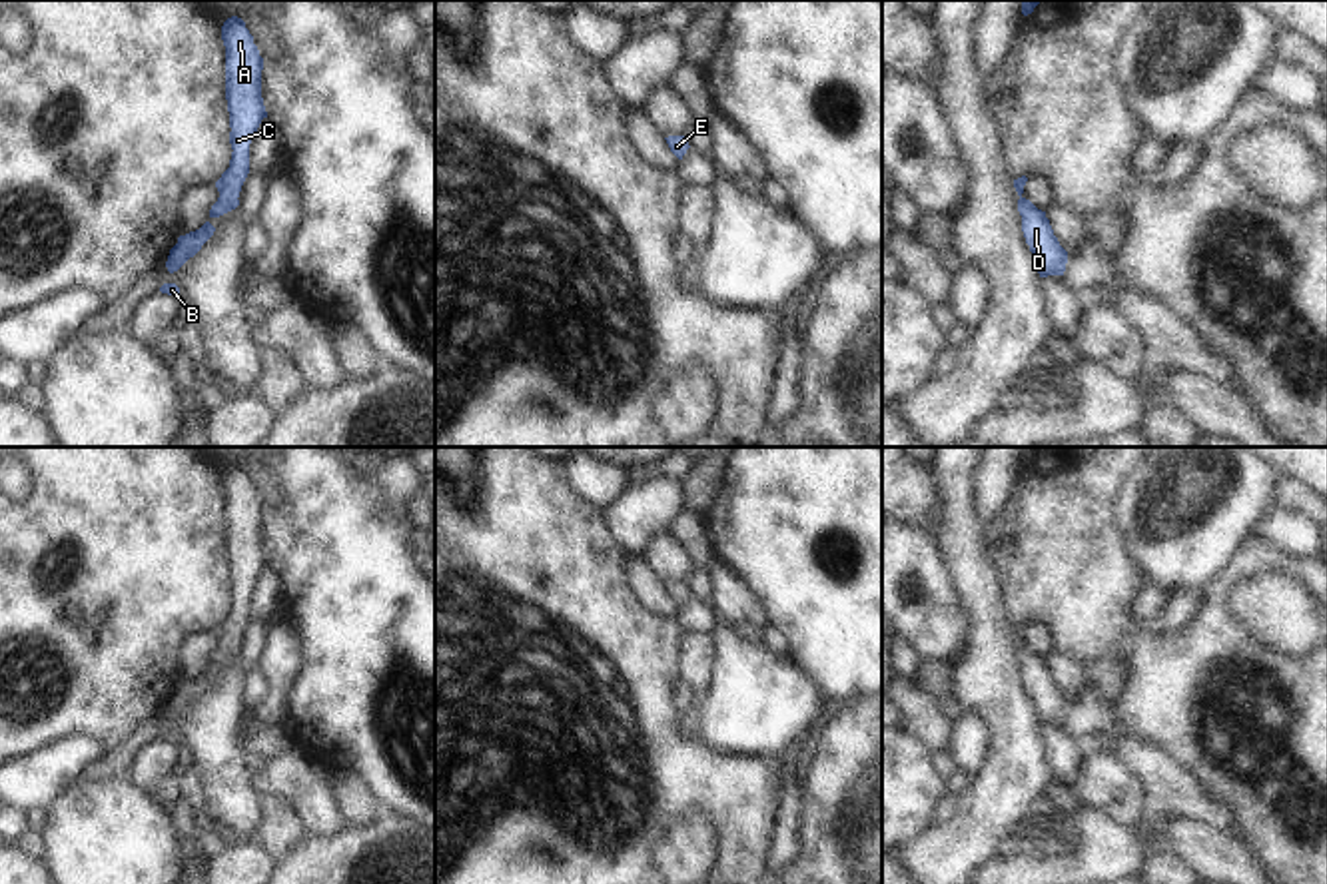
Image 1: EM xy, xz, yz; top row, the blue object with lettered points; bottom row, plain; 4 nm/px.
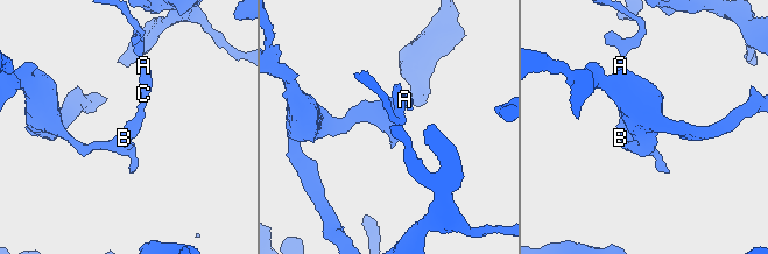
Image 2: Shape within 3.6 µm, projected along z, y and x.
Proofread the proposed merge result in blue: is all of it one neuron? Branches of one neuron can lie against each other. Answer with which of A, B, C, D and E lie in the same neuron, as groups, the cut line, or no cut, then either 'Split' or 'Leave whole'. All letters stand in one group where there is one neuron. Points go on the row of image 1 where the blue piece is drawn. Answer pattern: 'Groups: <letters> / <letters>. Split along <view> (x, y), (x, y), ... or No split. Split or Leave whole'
Groups: A B C D E. No split. Leave whole

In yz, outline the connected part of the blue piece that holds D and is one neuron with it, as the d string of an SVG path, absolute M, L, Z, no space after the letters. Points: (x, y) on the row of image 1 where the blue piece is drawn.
M1022 176L1014 180L1014 188L1020 196L1018 212L1022 216L1022 231L1034 259L1038 263L1040 277L1064 275L1068 263L1068 251L1060 245L1046 212L1038 210L1030 200L1026 200L1024 186L1028 178Z

